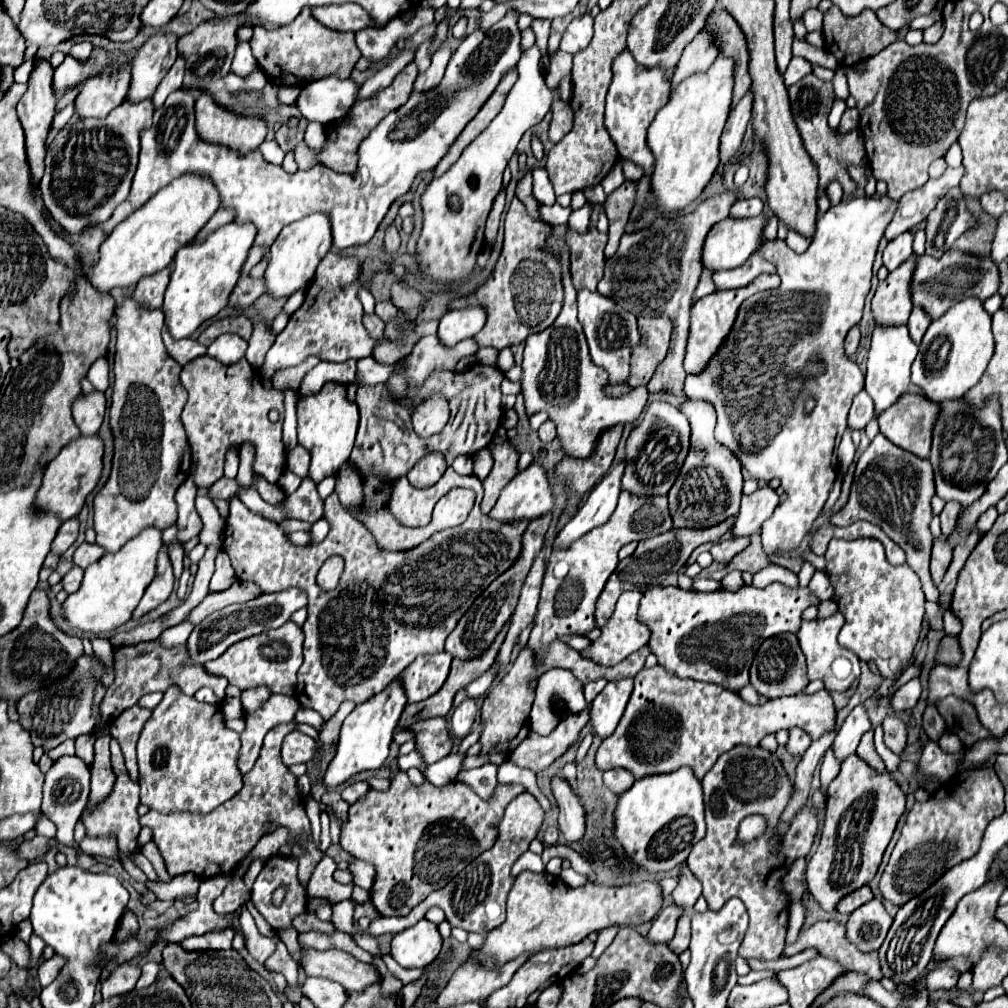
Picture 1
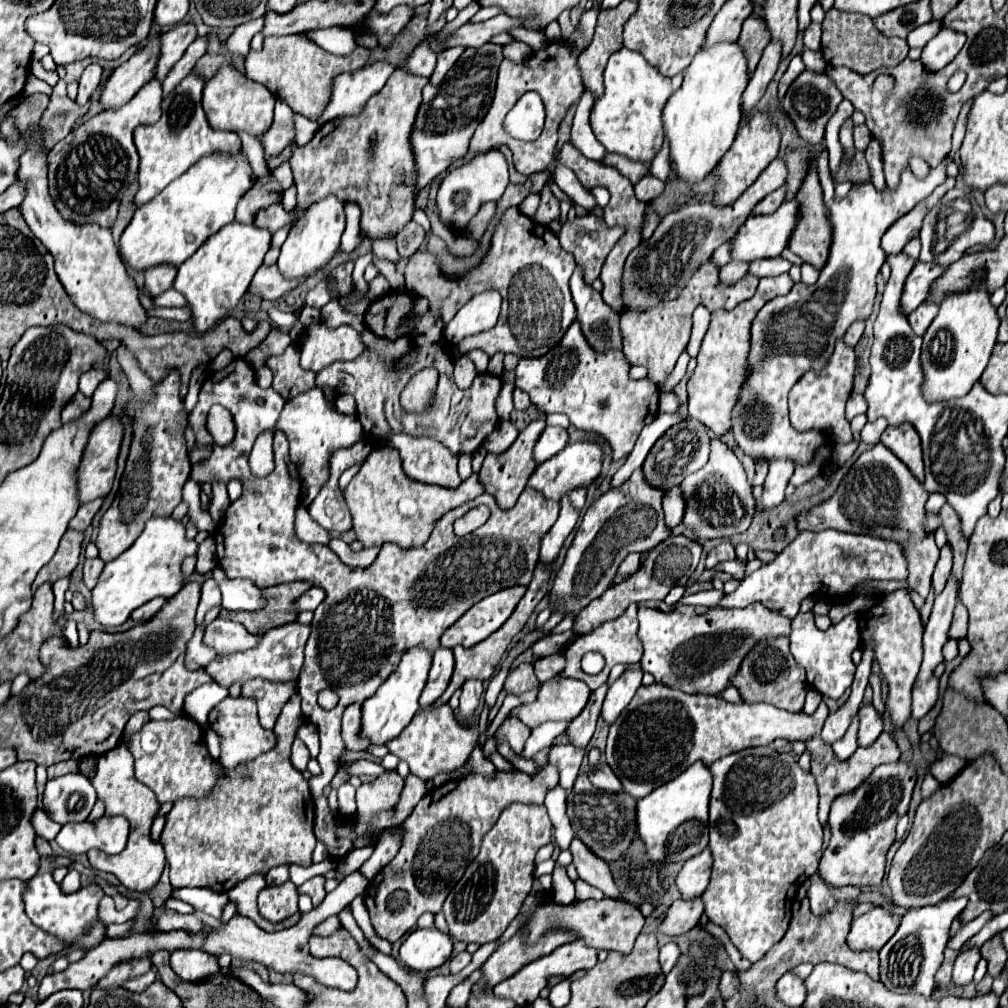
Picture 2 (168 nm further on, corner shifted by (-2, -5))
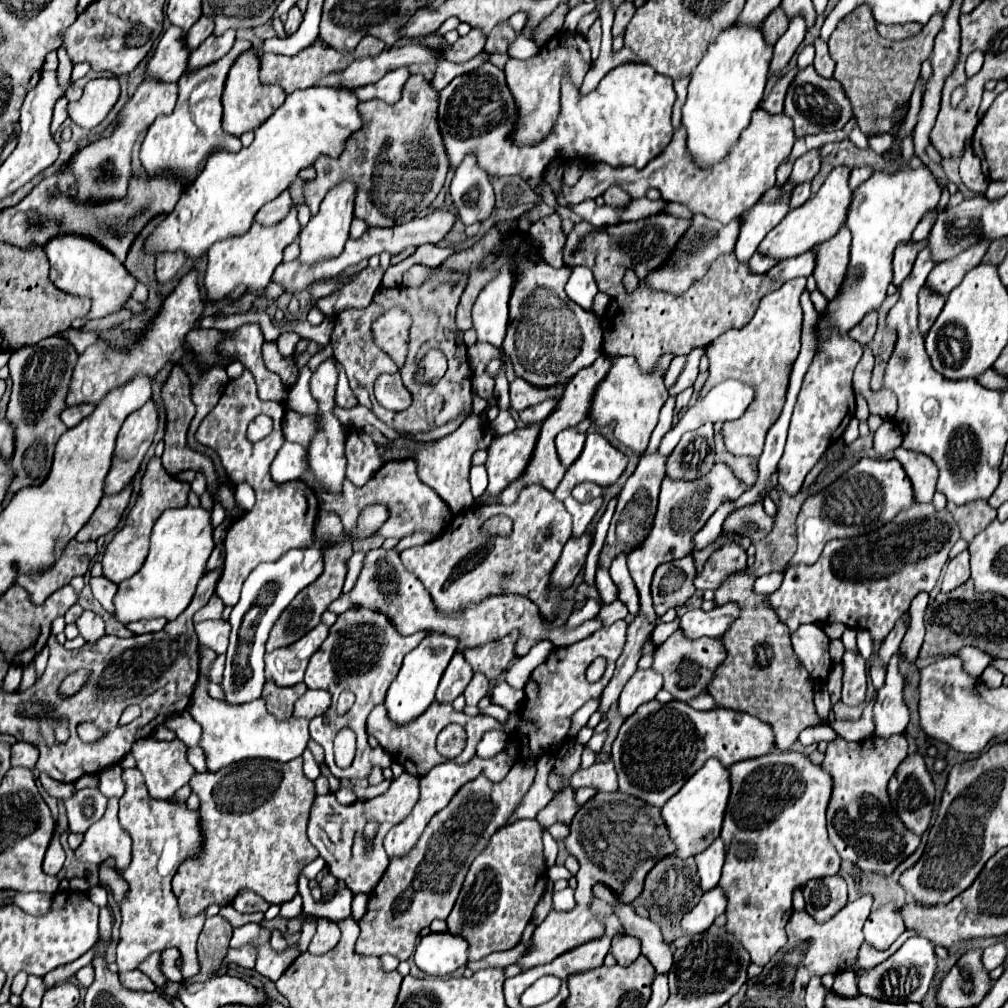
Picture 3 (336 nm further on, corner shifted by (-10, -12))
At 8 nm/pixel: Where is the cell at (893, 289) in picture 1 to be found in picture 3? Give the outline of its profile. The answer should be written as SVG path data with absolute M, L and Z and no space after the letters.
M982 240L982 242L966 248L958 256L938 262L928 276L928 286L934 288L934 292L938 292L938 294L948 296L948 292L952 292L962 282L964 274L982 262L982 256L986 254L988 246L990 246L990 242Z

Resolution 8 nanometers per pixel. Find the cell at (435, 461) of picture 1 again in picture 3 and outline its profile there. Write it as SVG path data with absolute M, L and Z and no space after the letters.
M472 390L474 414L464 420L464 424L450 436L438 440L438 442L406 442L406 440L394 440L394 446L402 446L402 448L410 448L414 450L414 460L418 460L418 476L424 484L428 484L450 508L452 514L464 512L474 504L472 492L470 492L470 482L468 482L468 470L472 464L472 456L476 450L488 446L492 442L492 432L488 428L482 428L478 422L478 416L487 405L488 402L480 398L474 390Z

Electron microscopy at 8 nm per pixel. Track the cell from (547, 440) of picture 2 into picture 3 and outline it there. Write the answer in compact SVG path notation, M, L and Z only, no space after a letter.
M576 428L562 430L556 436L556 450L558 450L558 456L564 466L570 466L570 464L574 464L574 460L578 460L578 456L582 454L582 448L584 448L584 440L586 440L586 434L578 432Z

